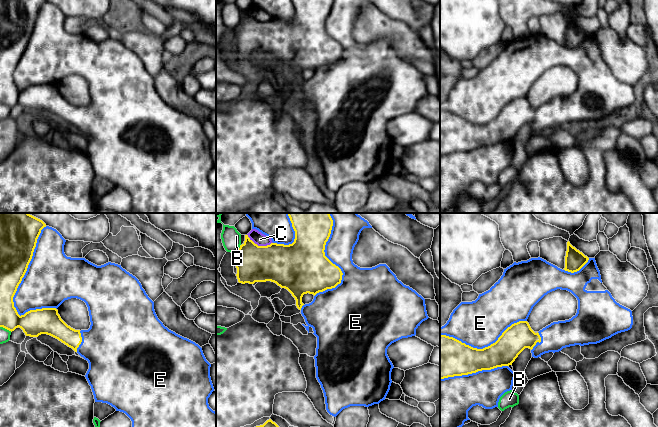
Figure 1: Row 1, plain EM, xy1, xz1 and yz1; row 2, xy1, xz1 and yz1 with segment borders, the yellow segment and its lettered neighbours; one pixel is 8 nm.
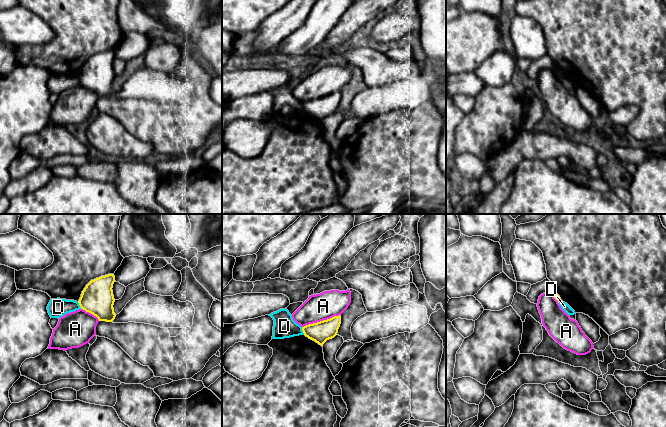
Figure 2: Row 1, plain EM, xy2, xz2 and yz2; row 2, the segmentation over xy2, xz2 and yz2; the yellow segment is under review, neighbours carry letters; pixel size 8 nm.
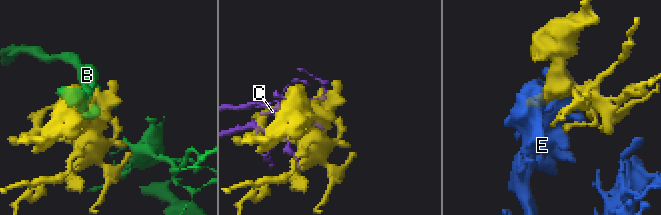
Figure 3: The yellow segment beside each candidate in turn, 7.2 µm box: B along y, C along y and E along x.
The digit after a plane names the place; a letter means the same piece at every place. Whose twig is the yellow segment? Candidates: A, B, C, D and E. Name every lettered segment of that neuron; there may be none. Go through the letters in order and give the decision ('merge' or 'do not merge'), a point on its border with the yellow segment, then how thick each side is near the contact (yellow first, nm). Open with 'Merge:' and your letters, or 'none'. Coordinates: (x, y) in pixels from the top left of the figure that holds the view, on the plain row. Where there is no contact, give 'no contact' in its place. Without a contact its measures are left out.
Merge: E
A: do not merge; contact xz2 (320, 97); calibres 170 and 220 nm
B: do not merge; contact xz1 (239, 25); calibres 300 and 160 nm
C: do not merge; contact xz1 (259, 22); calibres 320 and 100 nm
D: do not merge; contact xz2 (302, 106); calibres 170 and 180 nm
E: merge; contact xy1 (26, 46); calibres 280 and 420 nm

